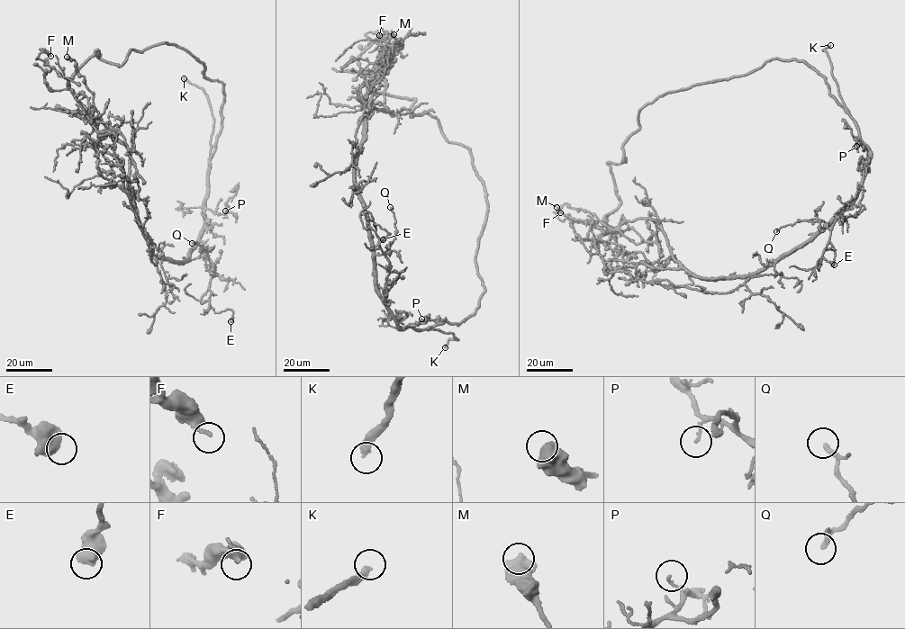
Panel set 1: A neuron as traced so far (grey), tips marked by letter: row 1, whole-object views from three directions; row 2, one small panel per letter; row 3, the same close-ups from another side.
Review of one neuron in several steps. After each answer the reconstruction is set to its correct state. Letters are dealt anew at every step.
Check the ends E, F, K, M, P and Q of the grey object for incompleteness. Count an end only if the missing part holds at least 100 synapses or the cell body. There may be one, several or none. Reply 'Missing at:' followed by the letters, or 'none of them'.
Missing at: K

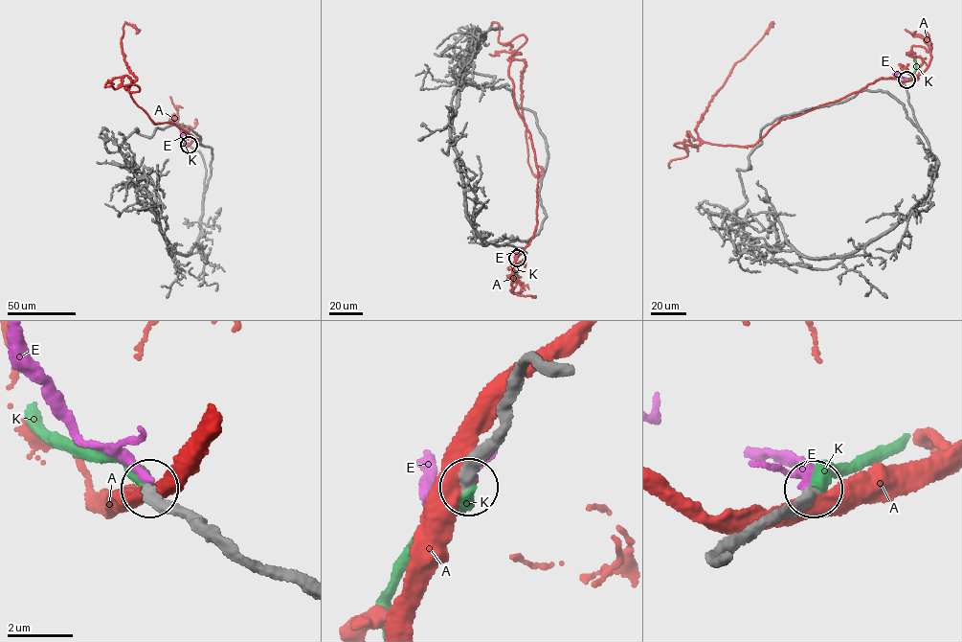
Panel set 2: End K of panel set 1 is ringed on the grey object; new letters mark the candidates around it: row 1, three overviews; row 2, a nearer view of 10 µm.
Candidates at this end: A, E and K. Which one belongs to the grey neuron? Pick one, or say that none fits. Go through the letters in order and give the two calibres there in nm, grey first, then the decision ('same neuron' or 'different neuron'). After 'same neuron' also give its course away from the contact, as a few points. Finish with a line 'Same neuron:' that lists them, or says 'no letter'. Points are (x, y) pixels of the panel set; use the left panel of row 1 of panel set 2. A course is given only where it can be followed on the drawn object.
A: 400 nm thick on the grey side, 440 nm on the other; different neuron
E: 340 nm thick on the grey side, 280 nm on the other; different neuron
K: 360 nm thick on the grey side, 440 nm on the other; same neuron; it runs (189, 145), (184, 141), (184, 130)
Same neuron: K

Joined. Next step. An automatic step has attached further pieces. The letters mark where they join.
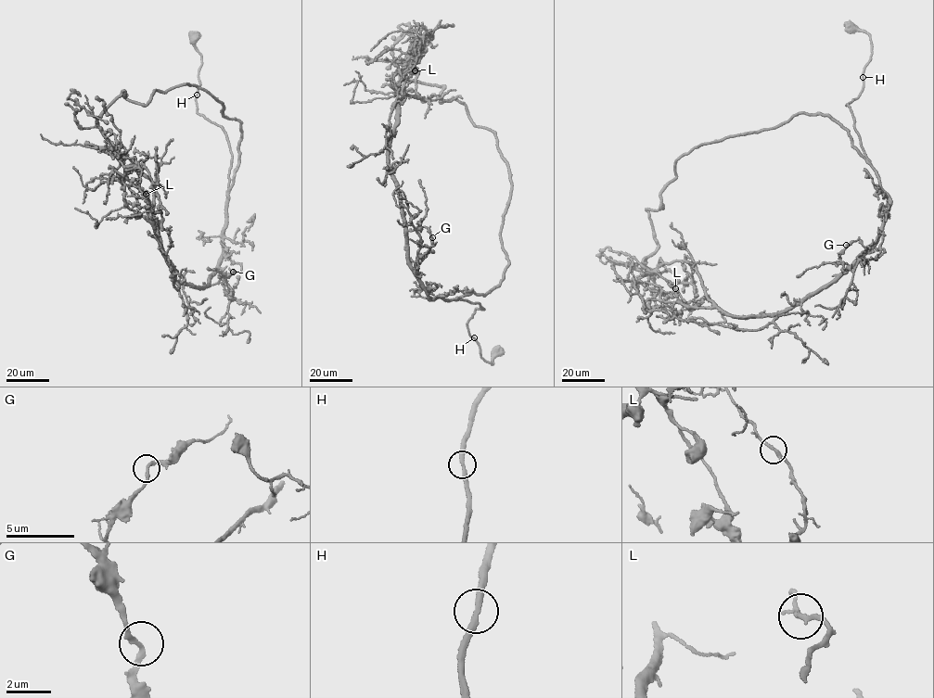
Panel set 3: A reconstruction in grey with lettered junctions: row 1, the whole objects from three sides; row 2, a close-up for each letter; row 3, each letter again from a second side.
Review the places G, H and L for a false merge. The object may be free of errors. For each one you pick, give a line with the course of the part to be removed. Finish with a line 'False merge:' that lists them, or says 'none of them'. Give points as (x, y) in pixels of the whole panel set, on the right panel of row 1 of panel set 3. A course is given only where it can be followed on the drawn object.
False merge: none of them

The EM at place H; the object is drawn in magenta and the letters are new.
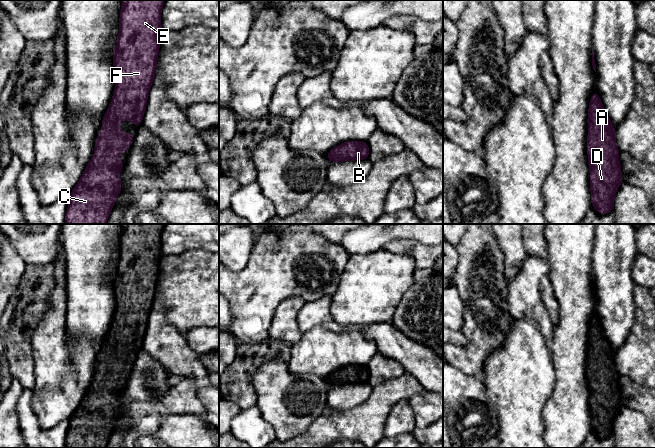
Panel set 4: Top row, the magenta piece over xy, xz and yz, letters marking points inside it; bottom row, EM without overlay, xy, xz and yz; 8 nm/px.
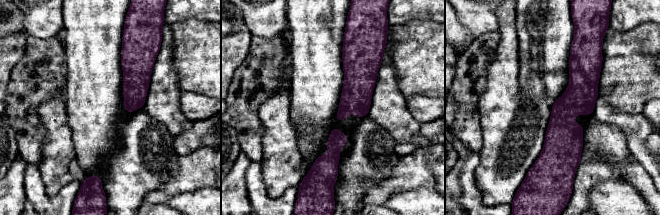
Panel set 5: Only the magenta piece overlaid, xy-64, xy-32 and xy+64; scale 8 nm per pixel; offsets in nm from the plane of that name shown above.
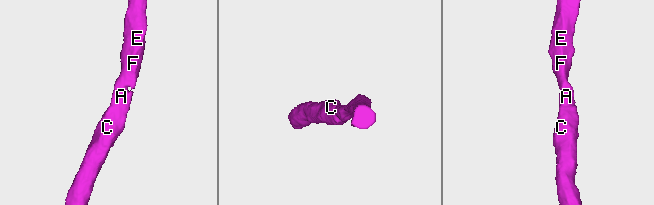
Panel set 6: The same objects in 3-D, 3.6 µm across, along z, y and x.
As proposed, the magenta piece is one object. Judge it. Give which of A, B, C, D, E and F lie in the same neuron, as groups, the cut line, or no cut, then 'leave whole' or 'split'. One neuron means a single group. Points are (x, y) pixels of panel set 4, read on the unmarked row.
A B C D E F | no cut | leave whole

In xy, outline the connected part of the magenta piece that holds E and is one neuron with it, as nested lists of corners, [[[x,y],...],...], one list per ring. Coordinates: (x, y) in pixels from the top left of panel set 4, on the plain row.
[[[122,224],[119,243],[119,259],[113,275],[113,290],[116,300],[116,310],[103,343],[102,350],[94,371],[94,381],[89,384],[85,394],[74,413],[69,418],[68,433],[65,440],[65,448],[106,448],[110,436],[115,429],[116,421],[120,418],[122,406],[120,395],[125,385],[118,384],[120,377],[126,376],[132,369],[135,356],[124,357],[117,353],[121,350],[122,344],[131,344],[134,350],[142,349],[143,340],[146,334],[148,318],[156,298],[157,282],[159,278],[159,262],[163,256],[161,251],[161,235],[165,224]]]

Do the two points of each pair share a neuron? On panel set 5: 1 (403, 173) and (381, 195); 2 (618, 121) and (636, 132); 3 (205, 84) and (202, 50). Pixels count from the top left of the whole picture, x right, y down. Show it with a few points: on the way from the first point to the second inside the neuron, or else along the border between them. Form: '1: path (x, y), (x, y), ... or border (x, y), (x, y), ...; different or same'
1: path (398, 178), (386, 190); same
2: path (622, 121), (632, 128); same
3: path (205, 76), (205, 58); same

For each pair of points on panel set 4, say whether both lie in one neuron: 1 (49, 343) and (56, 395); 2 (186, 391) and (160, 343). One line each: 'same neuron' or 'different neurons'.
1: same neuron
2: different neurons

